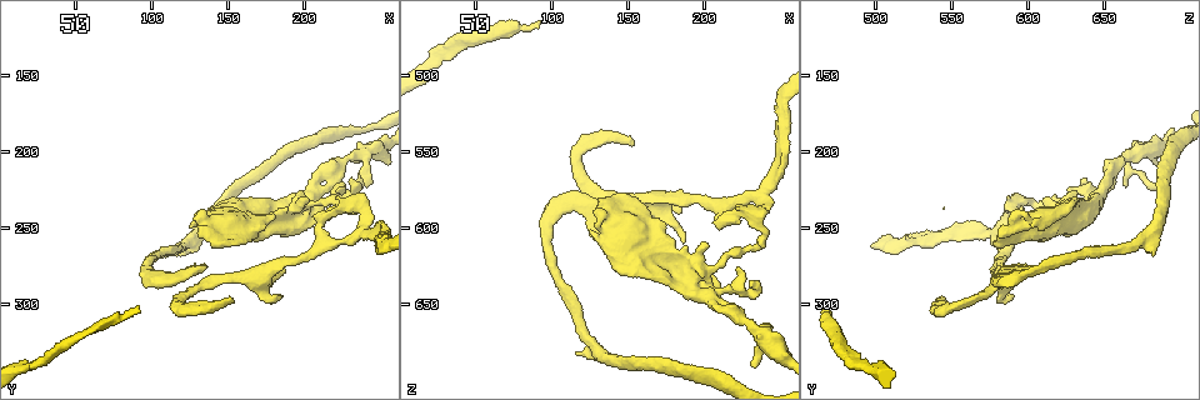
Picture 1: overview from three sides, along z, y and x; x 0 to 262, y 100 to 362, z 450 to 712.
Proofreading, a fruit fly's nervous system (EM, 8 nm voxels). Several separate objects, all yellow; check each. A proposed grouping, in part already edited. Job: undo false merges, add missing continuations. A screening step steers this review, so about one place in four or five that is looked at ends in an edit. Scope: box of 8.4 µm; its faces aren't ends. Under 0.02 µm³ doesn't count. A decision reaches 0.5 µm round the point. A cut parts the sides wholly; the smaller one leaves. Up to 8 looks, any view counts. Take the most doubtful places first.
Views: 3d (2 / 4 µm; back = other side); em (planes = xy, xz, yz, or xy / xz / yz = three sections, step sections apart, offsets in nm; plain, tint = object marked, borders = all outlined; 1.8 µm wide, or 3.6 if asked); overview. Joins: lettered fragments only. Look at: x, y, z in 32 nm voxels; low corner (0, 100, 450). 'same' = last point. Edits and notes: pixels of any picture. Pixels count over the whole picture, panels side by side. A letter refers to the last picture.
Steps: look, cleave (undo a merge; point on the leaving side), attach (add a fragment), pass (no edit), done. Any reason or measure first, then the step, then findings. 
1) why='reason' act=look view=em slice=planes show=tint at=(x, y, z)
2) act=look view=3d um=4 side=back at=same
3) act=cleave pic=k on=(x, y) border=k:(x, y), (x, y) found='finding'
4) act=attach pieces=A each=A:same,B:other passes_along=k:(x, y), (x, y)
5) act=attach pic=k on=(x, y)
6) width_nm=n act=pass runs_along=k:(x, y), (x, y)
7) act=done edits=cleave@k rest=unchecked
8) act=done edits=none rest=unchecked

why='branch stops here' act=look view=3d um=2 at=(114, 266, 682)

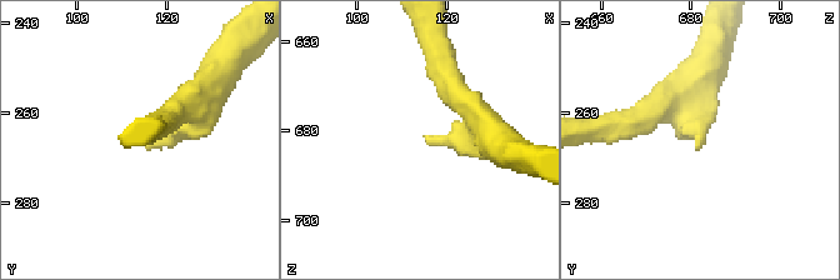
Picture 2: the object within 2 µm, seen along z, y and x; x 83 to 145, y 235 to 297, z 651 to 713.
why='shape alone is not enough' act=look view=em slice=planes show=borders at=(114, 267, 682)

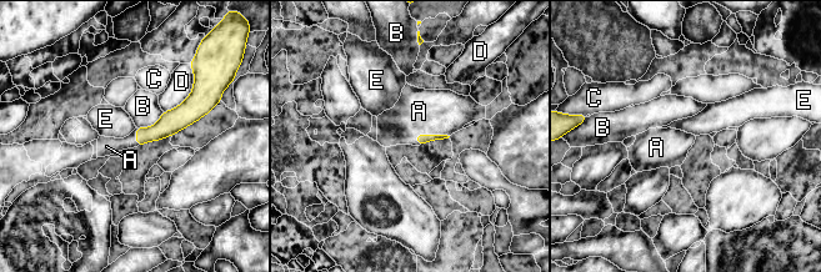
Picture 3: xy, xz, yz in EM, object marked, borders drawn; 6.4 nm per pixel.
longest_contact=D:280nm act=attach pieces=A each=A:same,B:other,C:other,D:other,E:other found='the cell continues'

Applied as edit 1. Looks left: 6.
why='redraw' act=look view=overview

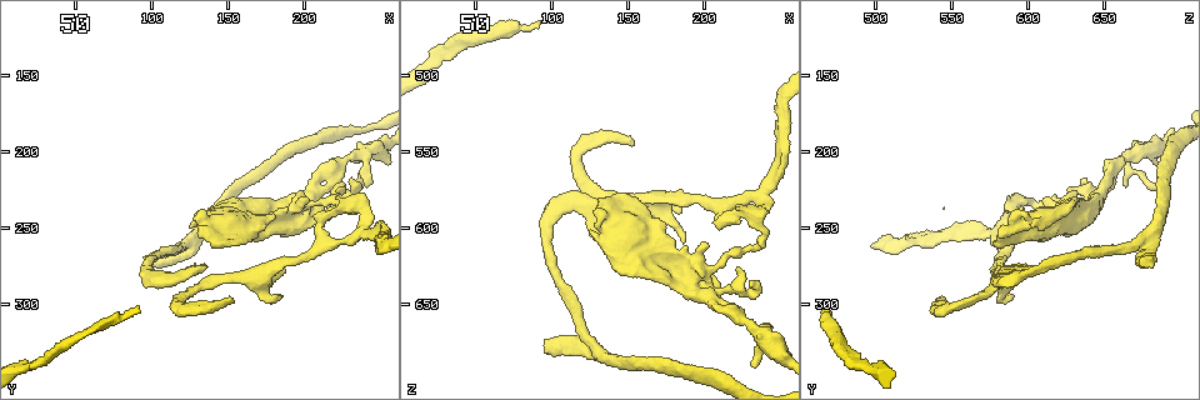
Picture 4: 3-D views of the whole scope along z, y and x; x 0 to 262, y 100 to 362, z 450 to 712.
why='end of a long branch' act=look view=3d um=4 side=back at=(90, 302, 468)

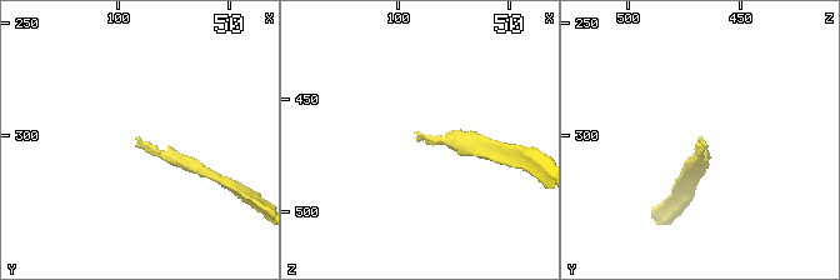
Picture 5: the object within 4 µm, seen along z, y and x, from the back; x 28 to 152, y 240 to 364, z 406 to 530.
act=look view=em slice=planes show=borders at=(91, 301, 468)

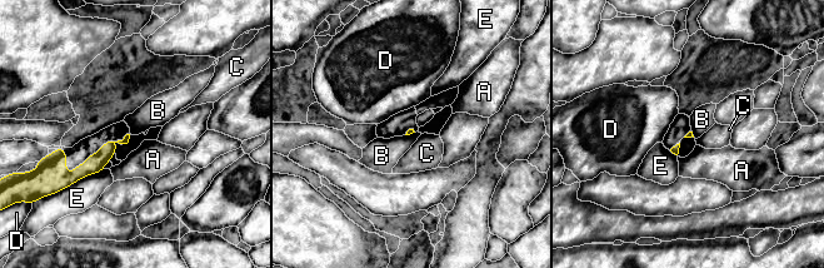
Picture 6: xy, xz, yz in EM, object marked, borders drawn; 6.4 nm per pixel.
act=pass each=A:other,B:other,C:other,D:other,E:other border=6:(129, 130), (134, 134) found='no lettered fragment goes on from it'

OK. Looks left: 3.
why='free end' act=look view=3d um=2 at=(244, 222, 664)

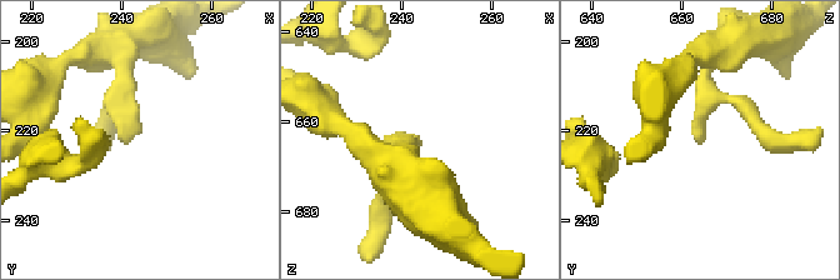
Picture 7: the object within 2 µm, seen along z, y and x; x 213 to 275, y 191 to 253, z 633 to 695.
act=look view=em um=3.6 slice=planes show=borders at=(243, 222, 665)

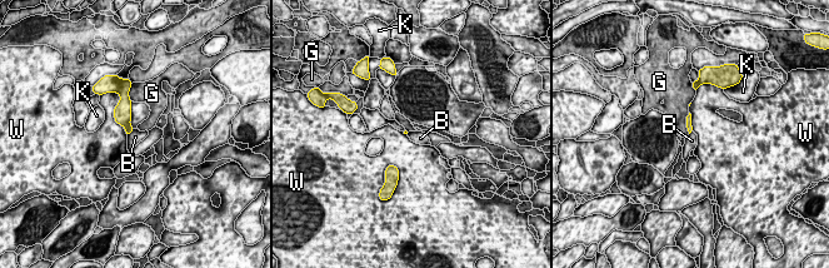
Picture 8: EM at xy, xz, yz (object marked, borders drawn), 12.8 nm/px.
act=pass each=B:other,G:other,K:other,W:other border=8:(134, 129), (128, 135) found='none of them fits'

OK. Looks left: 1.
act=done edits=attach@3 rest=unchecked

